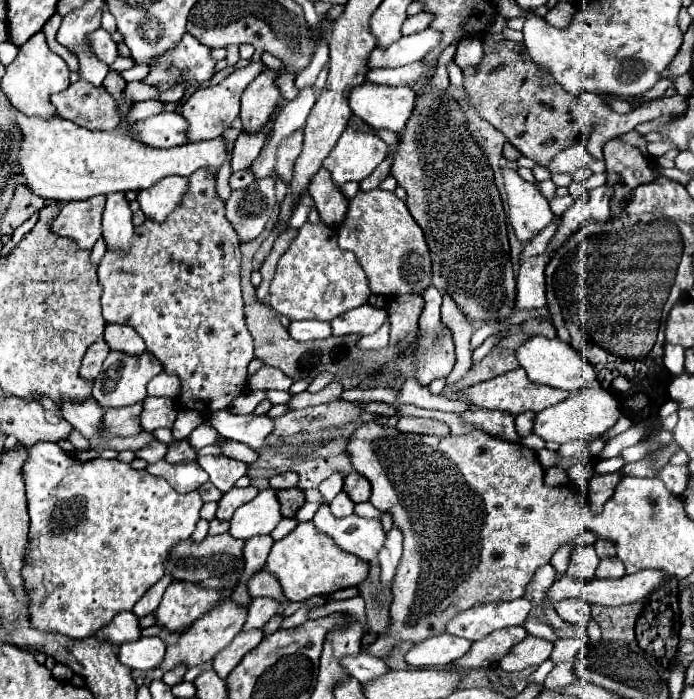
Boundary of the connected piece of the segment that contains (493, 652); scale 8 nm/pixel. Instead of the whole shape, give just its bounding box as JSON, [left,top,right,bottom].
[454,627,528,669]

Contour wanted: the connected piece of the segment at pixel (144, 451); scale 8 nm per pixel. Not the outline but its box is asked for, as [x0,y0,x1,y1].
[134,439,168,463]

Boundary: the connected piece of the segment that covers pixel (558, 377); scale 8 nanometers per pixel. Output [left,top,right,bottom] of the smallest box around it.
[514,335,594,393]

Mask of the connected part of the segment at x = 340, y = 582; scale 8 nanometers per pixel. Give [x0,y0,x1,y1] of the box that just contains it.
[262,521,368,601]

